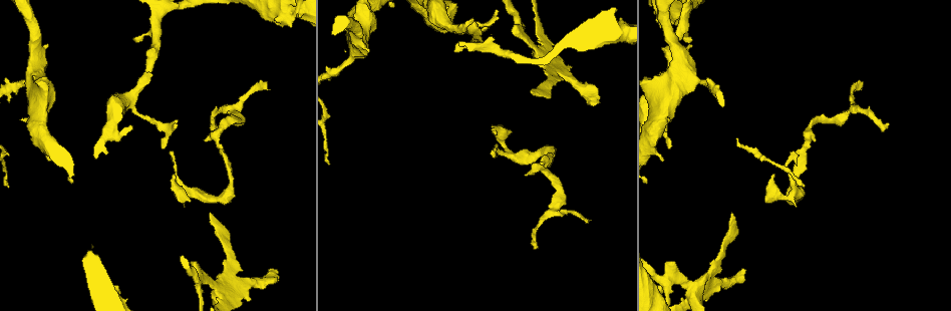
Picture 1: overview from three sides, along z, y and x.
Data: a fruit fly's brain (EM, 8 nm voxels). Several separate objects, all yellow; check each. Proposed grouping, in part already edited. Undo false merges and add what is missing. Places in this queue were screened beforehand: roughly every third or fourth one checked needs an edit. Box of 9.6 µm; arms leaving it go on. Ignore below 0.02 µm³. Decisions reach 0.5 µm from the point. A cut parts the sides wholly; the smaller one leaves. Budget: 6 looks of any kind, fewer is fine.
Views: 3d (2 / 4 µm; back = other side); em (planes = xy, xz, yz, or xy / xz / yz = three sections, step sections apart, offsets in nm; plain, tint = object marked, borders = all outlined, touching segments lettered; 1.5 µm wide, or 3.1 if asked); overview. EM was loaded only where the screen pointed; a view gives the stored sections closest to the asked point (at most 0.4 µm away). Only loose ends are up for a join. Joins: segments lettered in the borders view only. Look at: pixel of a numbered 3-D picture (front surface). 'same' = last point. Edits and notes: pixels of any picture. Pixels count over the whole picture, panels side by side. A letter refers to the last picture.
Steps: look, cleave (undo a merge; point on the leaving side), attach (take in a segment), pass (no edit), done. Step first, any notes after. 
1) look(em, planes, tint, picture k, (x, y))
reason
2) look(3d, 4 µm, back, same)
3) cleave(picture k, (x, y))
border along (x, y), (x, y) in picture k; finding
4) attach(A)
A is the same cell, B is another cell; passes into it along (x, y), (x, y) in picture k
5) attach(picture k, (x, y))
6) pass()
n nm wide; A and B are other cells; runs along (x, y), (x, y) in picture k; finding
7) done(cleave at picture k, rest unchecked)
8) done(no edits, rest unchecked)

look(em, xy, step 8, borders, picture 1, (50, 161))
thick end

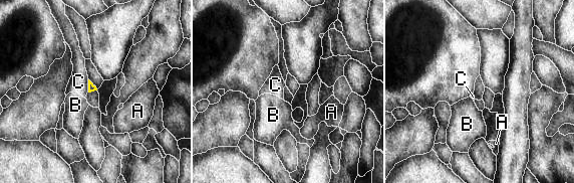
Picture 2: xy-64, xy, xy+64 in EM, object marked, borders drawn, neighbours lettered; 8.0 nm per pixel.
look(em, planes, borders, same)
another direction

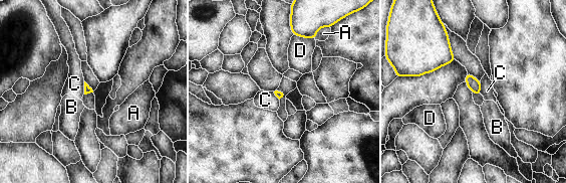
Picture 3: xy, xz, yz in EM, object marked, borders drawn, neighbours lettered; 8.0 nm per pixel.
pass()
A, B, C and D are other cells; border along (83, 81), (84, 94) in picture 3; none of them fits

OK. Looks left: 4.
look(3d, 4 µm, picture 1, (290, 26))
thick end

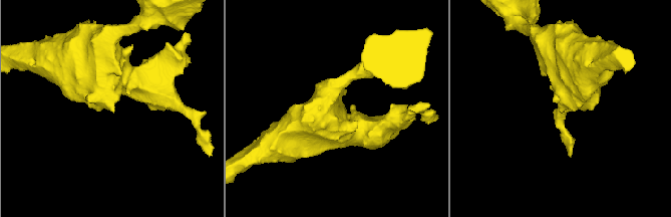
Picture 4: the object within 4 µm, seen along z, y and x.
look(em, planes, tint, picture 4, (112, 112))

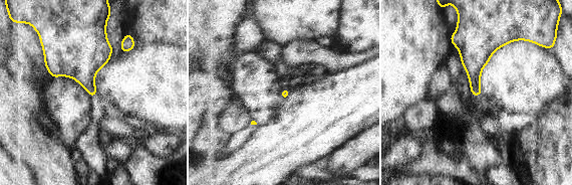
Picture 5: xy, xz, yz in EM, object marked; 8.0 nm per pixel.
look(em, planes, borders, same)

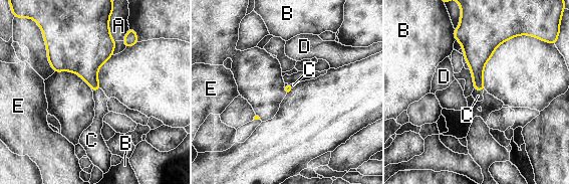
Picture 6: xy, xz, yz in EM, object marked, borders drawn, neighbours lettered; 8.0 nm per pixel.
attach(C)
A touches over 180 nm; C is the same cell, A, B, D and E are other cells; passes into it along (477, 59), (479, 90), (478, 96) in picture 6; the neuron continues

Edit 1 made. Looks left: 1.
done(attach at picture 6, rest unchecked)

